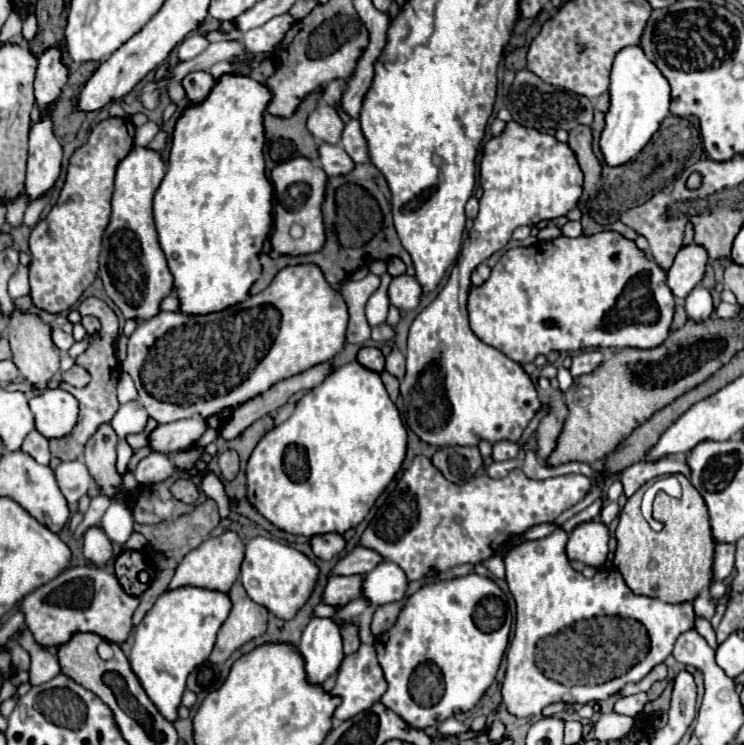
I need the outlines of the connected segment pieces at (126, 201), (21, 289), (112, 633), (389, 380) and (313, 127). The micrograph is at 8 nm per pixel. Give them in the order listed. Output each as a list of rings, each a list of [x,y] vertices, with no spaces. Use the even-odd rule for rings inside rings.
[[[135,146],[133,152],[117,166],[113,212],[111,212],[111,222],[103,236],[103,248],[101,248],[101,258],[99,258],[99,278],[103,280],[103,288],[105,288],[107,296],[123,312],[125,320],[135,320],[137,324],[159,314],[159,304],[173,290],[173,276],[167,268],[163,250],[157,242],[157,230],[153,224],[153,210],[151,210],[153,196],[155,196],[163,176],[165,176],[165,164],[163,164],[161,156],[157,152],[141,148],[141,146]]]
[[[19,266],[17,272],[9,280],[9,296],[15,300],[15,298],[25,296],[25,294],[29,294],[29,268]]]
[[[73,566],[59,574],[49,584],[33,590],[21,602],[25,614],[25,626],[41,646],[61,646],[73,632],[93,632],[113,644],[129,640],[133,628],[133,612],[139,606],[139,598],[129,596],[117,578],[97,566]]]
[[[381,372],[381,380],[383,380],[391,400],[397,400],[397,396],[399,396],[399,380],[395,376],[391,376],[389,372]]]
[[[319,104],[307,120],[307,128],[317,140],[317,144],[339,144],[343,126],[345,124],[339,118],[337,110],[331,108],[329,104]]]

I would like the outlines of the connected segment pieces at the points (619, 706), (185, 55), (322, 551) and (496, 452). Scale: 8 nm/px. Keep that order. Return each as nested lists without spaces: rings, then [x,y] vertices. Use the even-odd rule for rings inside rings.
[[[639,692],[639,694],[633,694],[633,696],[623,696],[623,698],[619,698],[615,702],[615,712],[633,718],[633,716],[637,716],[645,708],[647,702],[649,700],[647,700],[645,692]]]
[[[191,34],[191,36],[187,36],[187,38],[179,44],[177,56],[179,56],[181,62],[183,62],[183,60],[193,60],[193,58],[199,56],[207,46],[209,46],[209,42],[207,42],[205,36],[201,36],[201,34]]]
[[[321,534],[321,536],[311,538],[313,554],[321,560],[331,560],[333,556],[337,556],[345,548],[345,544],[347,542],[341,534]]]
[[[501,440],[501,442],[495,442],[493,444],[493,460],[495,462],[501,462],[501,460],[511,460],[519,454],[519,446],[513,444],[513,442],[507,442],[507,440]]]

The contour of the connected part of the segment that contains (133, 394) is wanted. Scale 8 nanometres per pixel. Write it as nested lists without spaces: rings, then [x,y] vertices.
[[[125,372],[121,374],[117,392],[119,392],[119,404],[127,404],[129,400],[135,400],[137,398],[137,390],[133,386],[133,380],[129,376],[125,376]]]

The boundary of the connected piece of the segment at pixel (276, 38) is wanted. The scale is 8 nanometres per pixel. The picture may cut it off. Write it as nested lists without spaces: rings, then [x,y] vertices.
[[[286,13],[272,18],[255,30],[249,30],[245,34],[245,42],[243,42],[247,52],[251,52],[251,54],[273,52],[294,22],[293,17]]]

